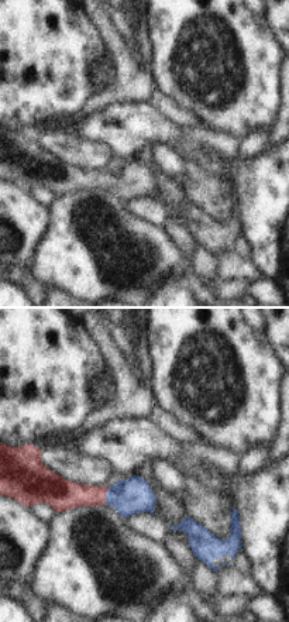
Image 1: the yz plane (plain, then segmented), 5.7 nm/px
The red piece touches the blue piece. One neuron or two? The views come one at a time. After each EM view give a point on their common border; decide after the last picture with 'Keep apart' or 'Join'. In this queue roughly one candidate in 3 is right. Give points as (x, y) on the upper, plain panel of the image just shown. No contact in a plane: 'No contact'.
Touches red at (105, 179)

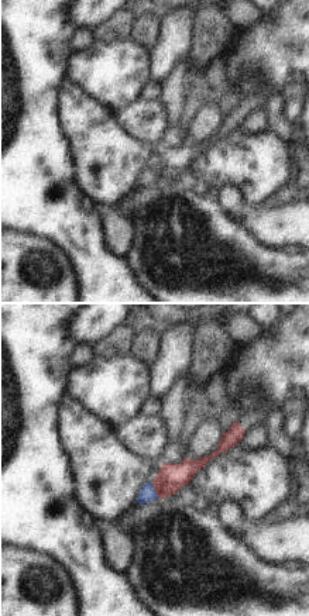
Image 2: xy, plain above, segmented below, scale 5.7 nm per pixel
Touches red at (155, 175)

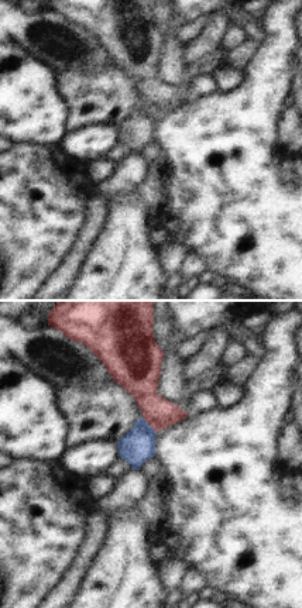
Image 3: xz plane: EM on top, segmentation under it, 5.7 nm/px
Touches red at (148, 107)

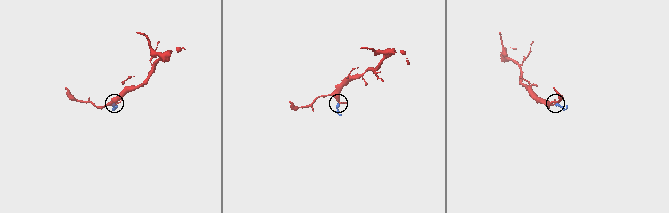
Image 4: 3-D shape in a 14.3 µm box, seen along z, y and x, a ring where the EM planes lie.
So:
Join

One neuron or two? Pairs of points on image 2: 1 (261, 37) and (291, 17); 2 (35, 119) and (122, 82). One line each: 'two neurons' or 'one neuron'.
1: one neuron
2: two neurons

